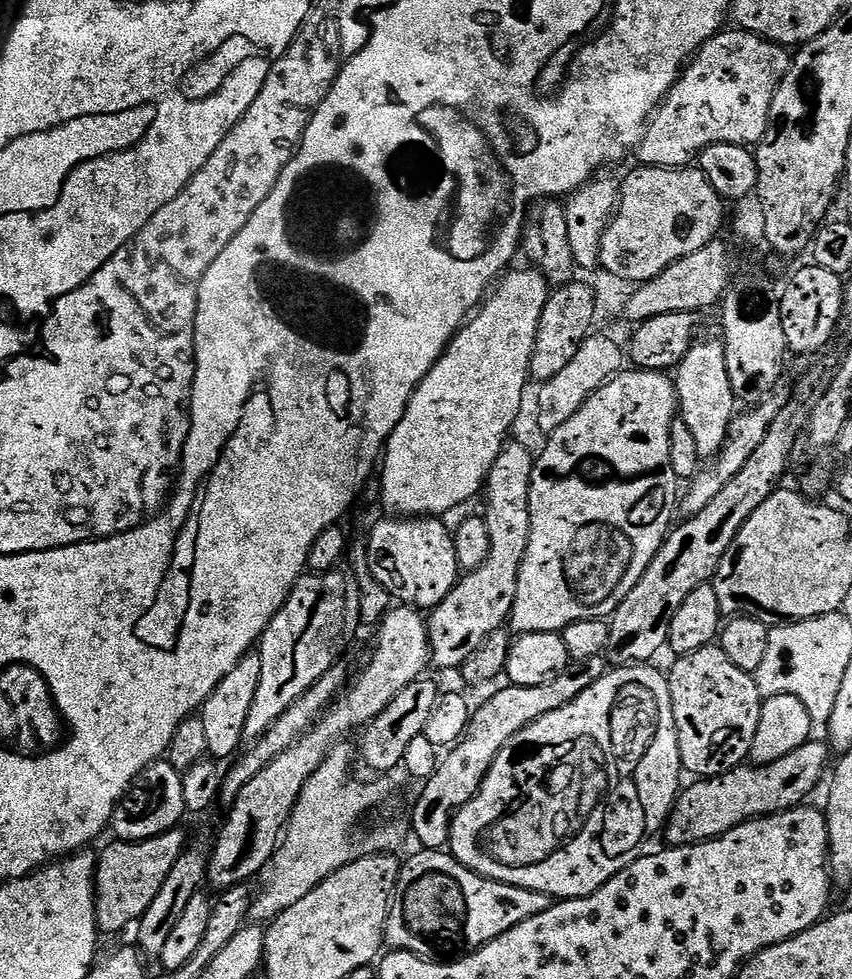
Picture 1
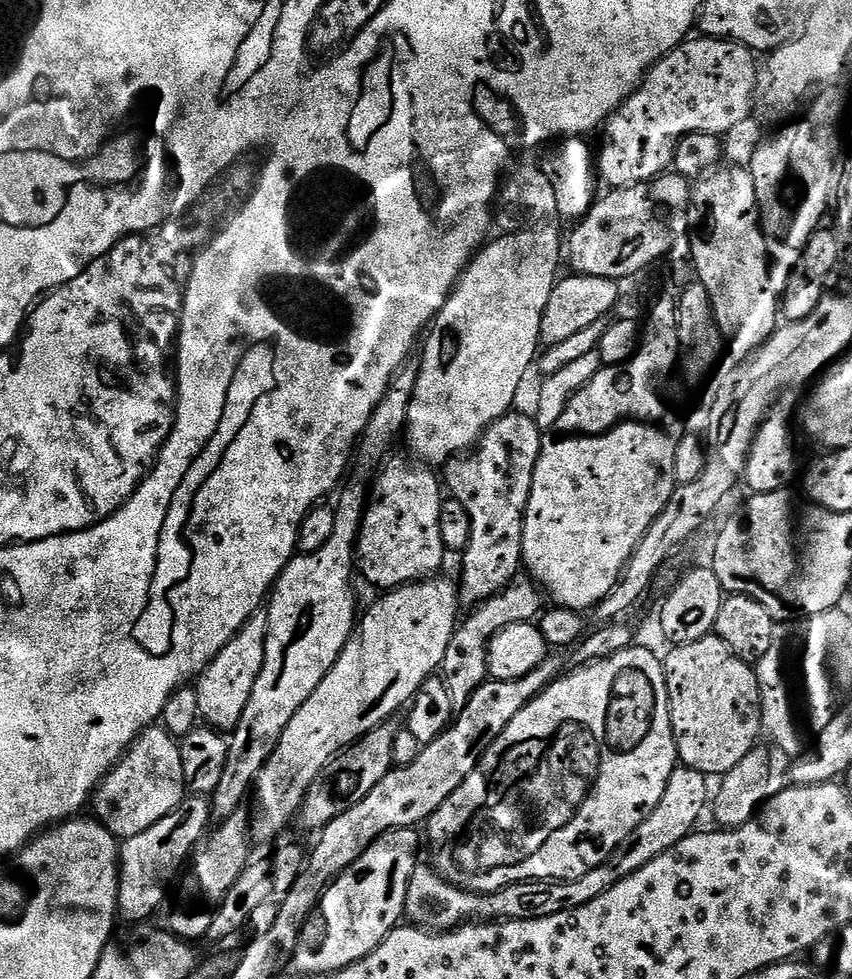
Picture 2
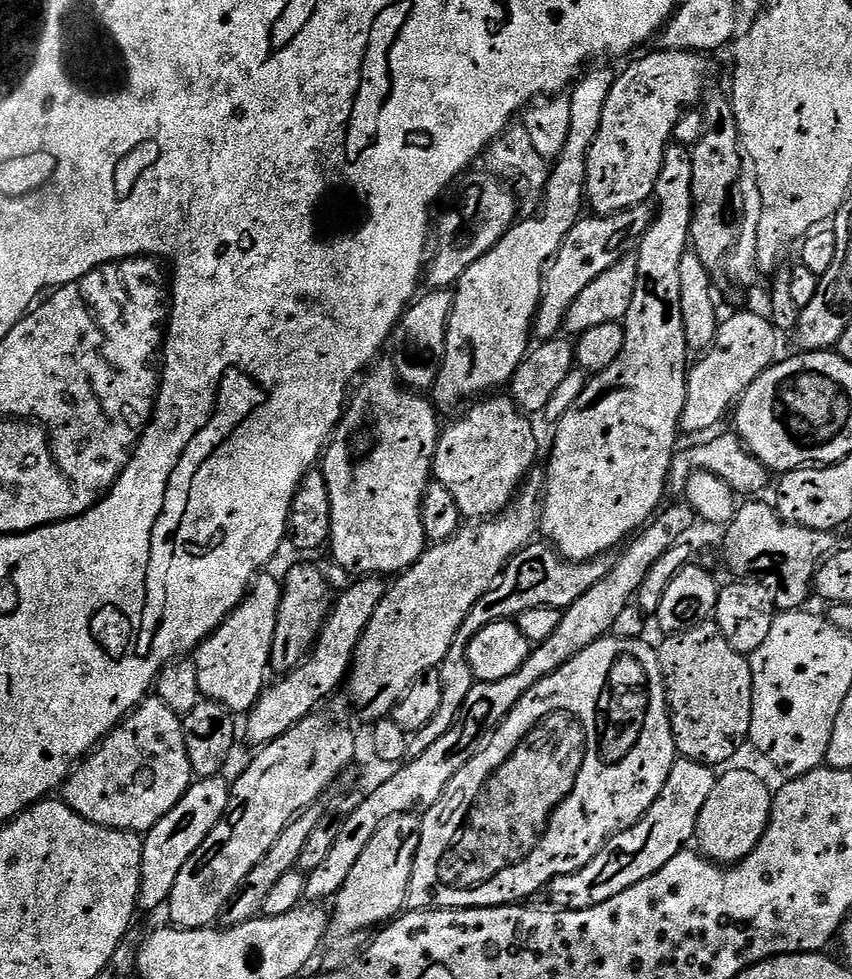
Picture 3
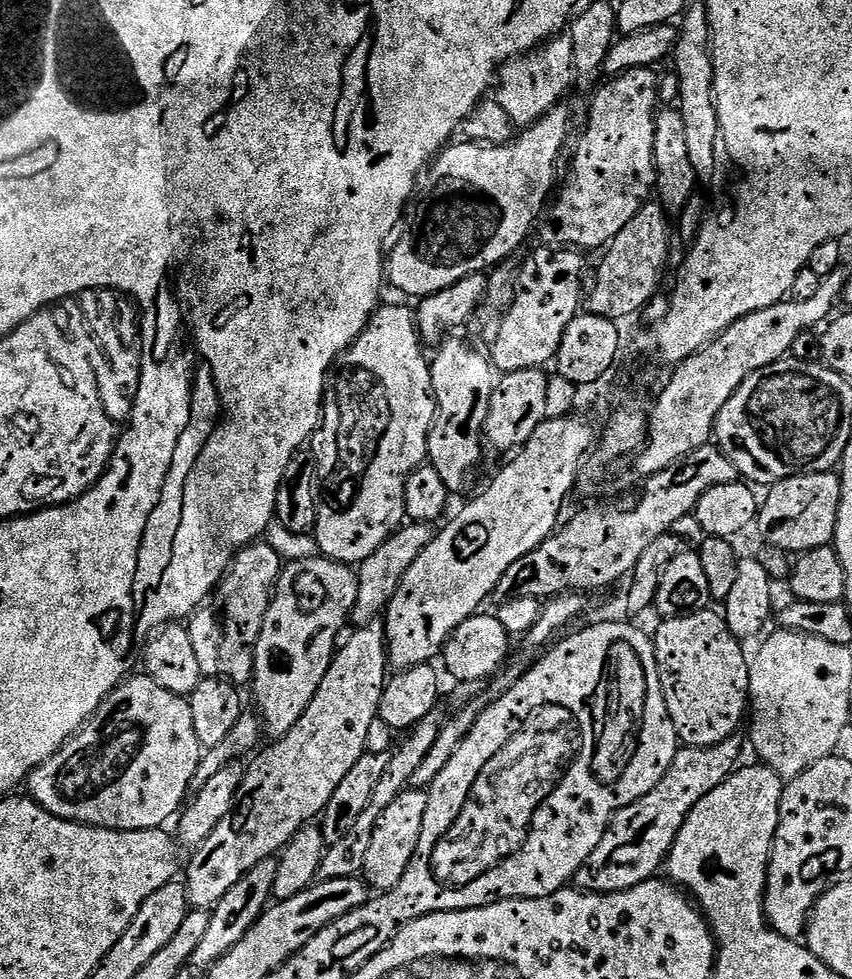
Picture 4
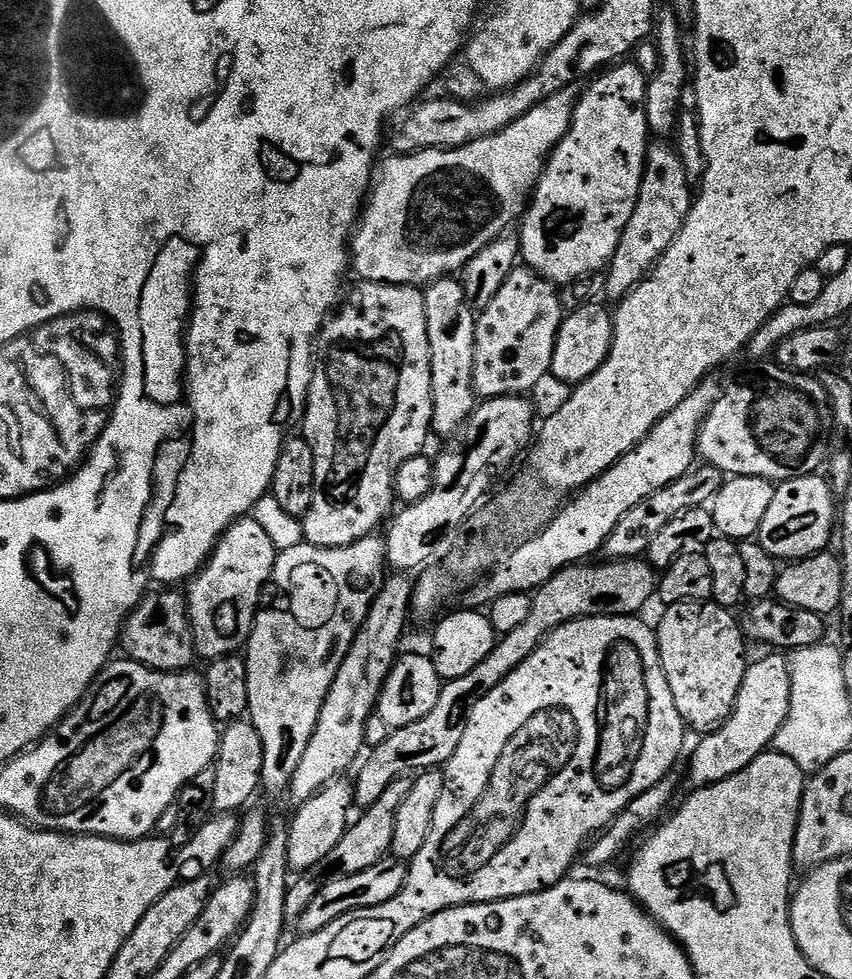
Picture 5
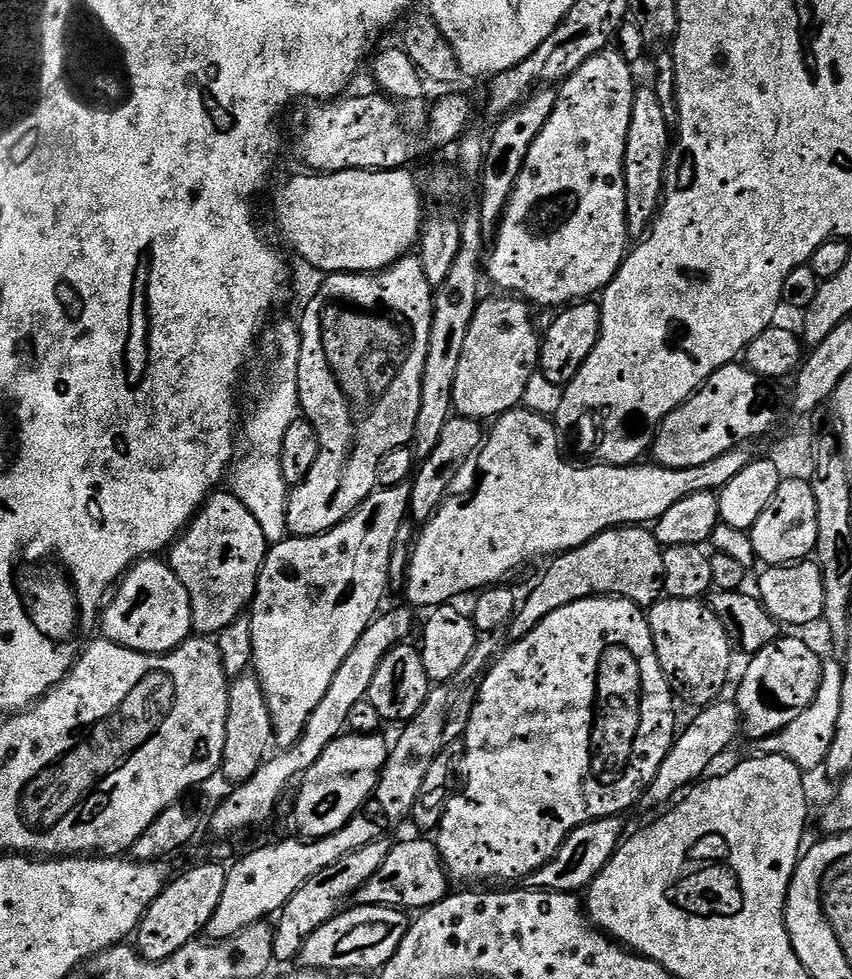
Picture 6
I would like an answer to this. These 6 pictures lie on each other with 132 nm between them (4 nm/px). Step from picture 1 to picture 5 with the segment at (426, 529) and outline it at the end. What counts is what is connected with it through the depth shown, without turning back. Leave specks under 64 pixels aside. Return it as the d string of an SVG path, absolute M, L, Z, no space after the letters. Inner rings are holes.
M371 282L357 283L357 288L343 297L342 303L325 320L320 335L314 345L312 361L312 381L308 387L308 401L304 403L302 435L304 441L314 450L314 494L310 498L308 512L302 517L304 539L307 543L319 548L341 548L353 544L364 536L377 531L380 523L383 525L393 511L392 504L396 500L396 471L406 458L421 455L425 451L424 443L432 432L432 371L430 370L430 338L426 334L426 306L424 294L419 287L411 284L373 284Z

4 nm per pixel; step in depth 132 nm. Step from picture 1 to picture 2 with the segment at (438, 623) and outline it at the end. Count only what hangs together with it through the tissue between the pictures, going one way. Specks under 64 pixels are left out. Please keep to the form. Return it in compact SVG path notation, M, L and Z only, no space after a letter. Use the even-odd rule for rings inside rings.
M519 410L507 412L498 418L484 432L480 443L467 458L456 458L443 469L442 480L450 491L451 499L462 502L466 514L470 514L470 542L462 553L464 565L458 575L460 602L464 606L485 604L502 591L512 579L521 575L524 551L524 515L530 502L530 490L534 482L534 466L538 462L542 433L531 415L523 416Z

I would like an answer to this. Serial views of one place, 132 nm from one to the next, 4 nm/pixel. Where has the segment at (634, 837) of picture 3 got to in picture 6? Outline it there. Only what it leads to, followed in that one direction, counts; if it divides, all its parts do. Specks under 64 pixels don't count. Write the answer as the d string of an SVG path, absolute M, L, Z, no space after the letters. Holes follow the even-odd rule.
M781 635L761 652L751 657L748 669L740 680L740 689L734 695L734 703L742 717L742 732L752 742L764 740L782 731L798 714L802 714L814 702L822 682L824 660L804 640L796 636Z

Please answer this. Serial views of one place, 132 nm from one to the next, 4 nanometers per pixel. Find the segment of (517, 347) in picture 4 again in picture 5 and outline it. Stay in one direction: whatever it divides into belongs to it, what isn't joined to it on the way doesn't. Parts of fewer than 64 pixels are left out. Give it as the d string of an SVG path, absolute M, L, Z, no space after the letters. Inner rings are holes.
M517 266L502 282L498 294L490 298L476 318L474 346L474 386L480 398L523 396L552 371L554 342L565 318L557 285L527 266Z

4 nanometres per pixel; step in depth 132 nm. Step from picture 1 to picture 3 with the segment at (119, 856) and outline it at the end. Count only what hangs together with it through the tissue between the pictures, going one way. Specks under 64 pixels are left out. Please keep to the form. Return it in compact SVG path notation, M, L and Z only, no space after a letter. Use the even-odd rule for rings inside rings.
M223 775L197 779L186 790L184 797L176 803L176 808L170 810L170 814L162 817L143 837L144 849L140 867L142 878L140 879L140 899L138 901L141 913L152 912L155 908L163 909L167 905L170 890L174 890L174 882L178 879L182 866L186 866L186 862L190 862L190 854L194 854L194 850L198 850L198 846L202 846L202 842L206 842L210 830L214 830L214 826L218 826L218 822L228 813L228 799L232 796L232 789L229 781L226 782L224 779Z

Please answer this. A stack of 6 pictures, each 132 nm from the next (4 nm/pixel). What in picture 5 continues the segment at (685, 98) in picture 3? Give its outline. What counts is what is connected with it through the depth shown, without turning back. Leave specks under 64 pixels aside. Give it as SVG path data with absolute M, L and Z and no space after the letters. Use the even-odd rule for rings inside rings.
M620 62L615 66L609 67L607 70L601 71L595 77L597 80L589 88L585 87L581 91L580 99L577 100L576 109L572 114L572 121L566 130L566 134L559 140L555 148L553 148L552 153L545 160L544 170L540 174L540 180L536 184L530 197L530 203L522 217L522 223L519 225L519 228L521 228L518 228L520 254L523 263L531 268L533 272L537 272L539 276L543 276L544 279L552 281L557 286L572 284L575 280L580 280L583 276L590 275L591 272L603 273L612 260L614 250L618 248L618 242L622 238L622 230L626 230L626 222L630 222L630 214L634 214L634 206L640 193L640 183L642 182L642 174L644 173L644 155L648 152L650 143L648 119L646 118L646 110L644 109L648 82L646 72L643 72L638 65L628 63Z

